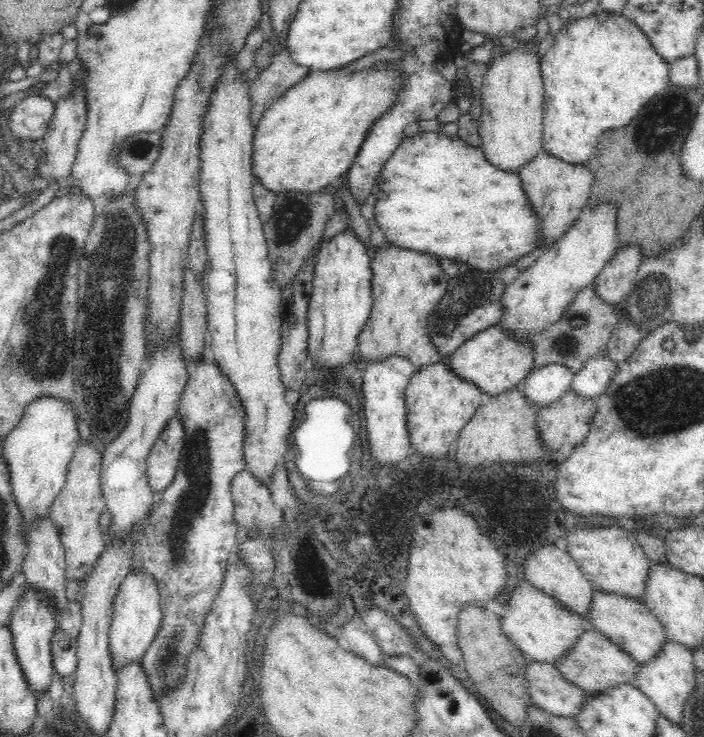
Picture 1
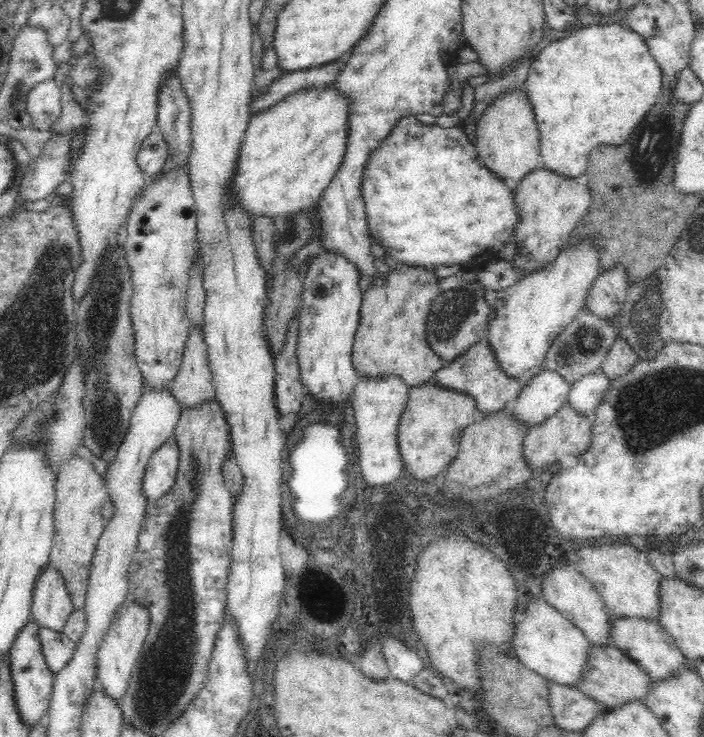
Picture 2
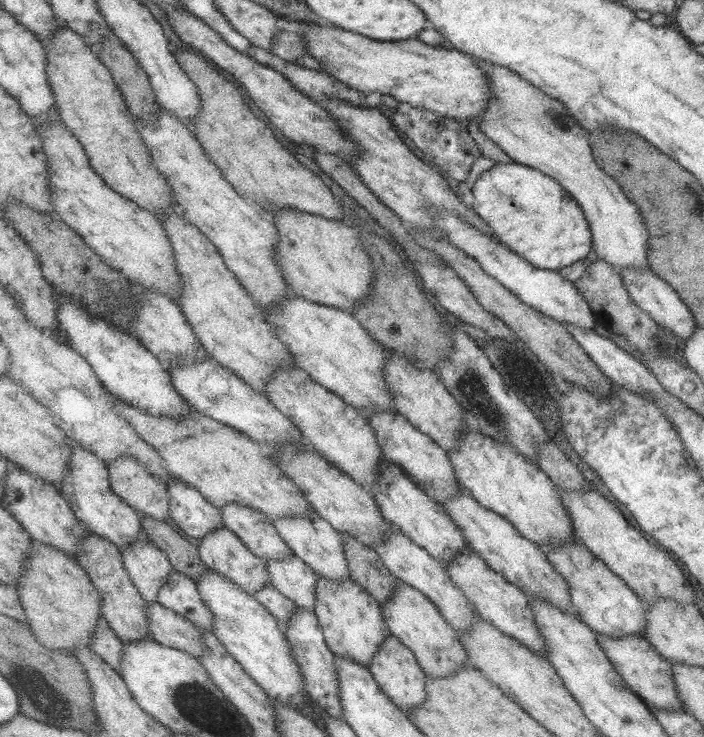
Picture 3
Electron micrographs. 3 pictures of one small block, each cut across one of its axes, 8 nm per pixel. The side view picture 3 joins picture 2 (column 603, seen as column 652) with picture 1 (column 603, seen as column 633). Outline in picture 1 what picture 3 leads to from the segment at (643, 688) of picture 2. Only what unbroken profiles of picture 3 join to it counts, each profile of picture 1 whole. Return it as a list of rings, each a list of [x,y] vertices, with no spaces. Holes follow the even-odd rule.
[[[594,628],[586,629],[574,644],[574,648],[566,656],[562,656],[562,660],[556,665],[562,677],[588,693],[606,692],[608,688],[616,688],[622,684],[631,684],[634,688],[638,688],[636,675],[639,674],[640,664]]]

